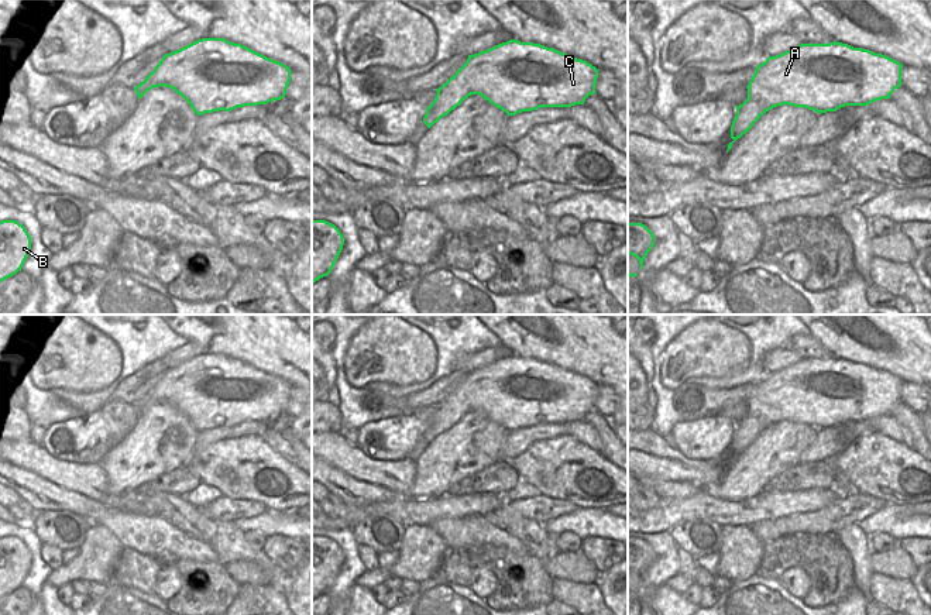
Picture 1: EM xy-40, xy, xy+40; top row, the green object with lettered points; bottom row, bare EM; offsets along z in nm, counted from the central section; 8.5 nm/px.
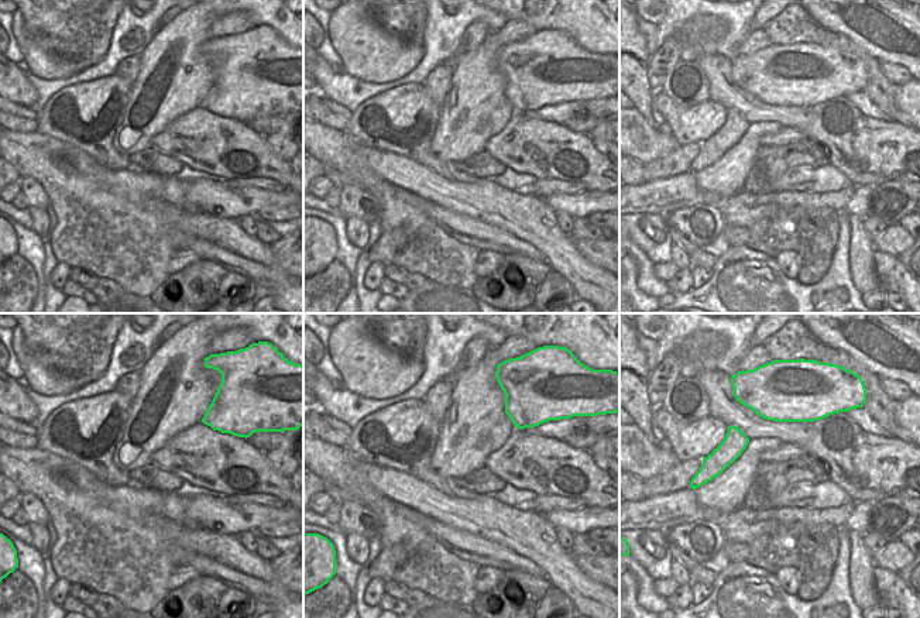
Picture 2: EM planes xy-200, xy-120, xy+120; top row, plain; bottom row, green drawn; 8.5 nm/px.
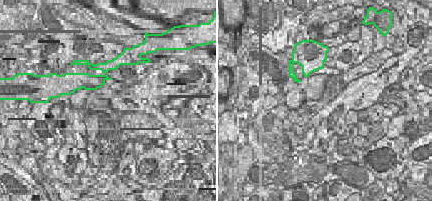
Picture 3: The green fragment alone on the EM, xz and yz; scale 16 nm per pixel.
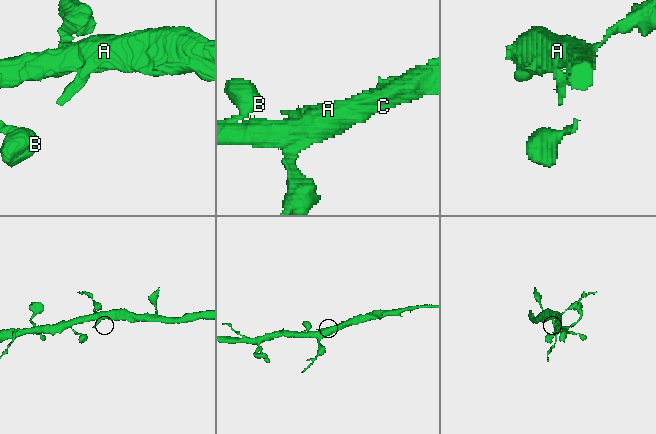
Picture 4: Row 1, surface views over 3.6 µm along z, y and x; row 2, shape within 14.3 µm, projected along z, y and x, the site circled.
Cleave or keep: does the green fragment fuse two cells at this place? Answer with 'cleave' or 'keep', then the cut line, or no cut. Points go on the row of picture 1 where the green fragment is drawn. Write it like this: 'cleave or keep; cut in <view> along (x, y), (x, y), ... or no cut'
keep; no cut

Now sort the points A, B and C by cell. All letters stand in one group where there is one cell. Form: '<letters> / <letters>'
A B C

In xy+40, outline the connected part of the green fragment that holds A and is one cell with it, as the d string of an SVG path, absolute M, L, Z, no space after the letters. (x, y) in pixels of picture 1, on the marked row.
M836 41L800 44L791 51L769 56L756 66L746 86L748 99L736 106L736 116L731 126L734 141L728 144L726 152L766 111L777 106L805 107L821 114L845 106L868 106L876 100L890 99L890 95L901 86L901 69L900 62L886 55Z

